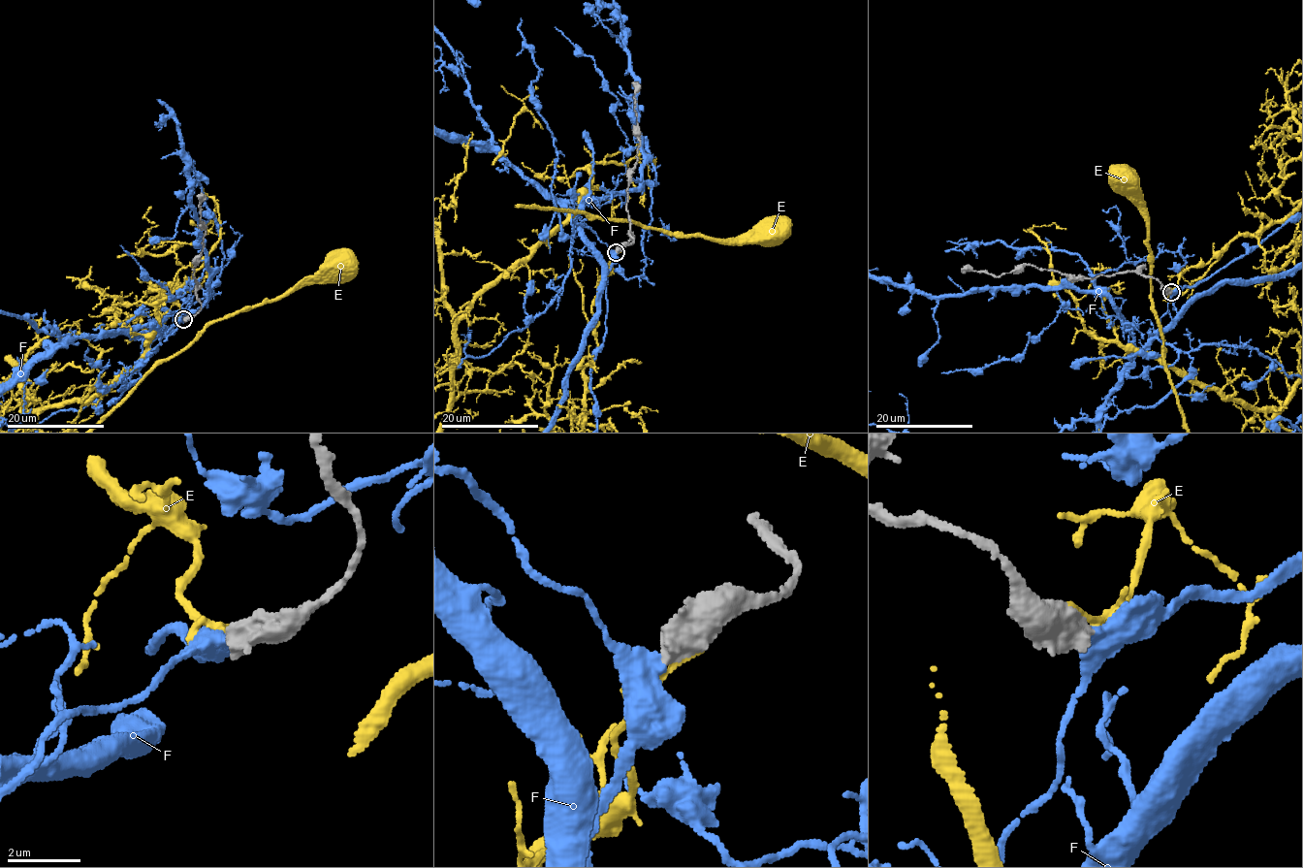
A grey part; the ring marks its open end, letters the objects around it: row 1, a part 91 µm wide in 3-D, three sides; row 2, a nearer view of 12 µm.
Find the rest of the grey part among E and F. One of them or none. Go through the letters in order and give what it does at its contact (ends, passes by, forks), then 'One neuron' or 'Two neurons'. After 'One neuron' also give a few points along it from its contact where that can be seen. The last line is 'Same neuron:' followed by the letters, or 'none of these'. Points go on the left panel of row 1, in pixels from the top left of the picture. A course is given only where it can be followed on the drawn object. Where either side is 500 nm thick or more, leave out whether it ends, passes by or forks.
E: Two neurons
F: One neuron
Same neuron: F

